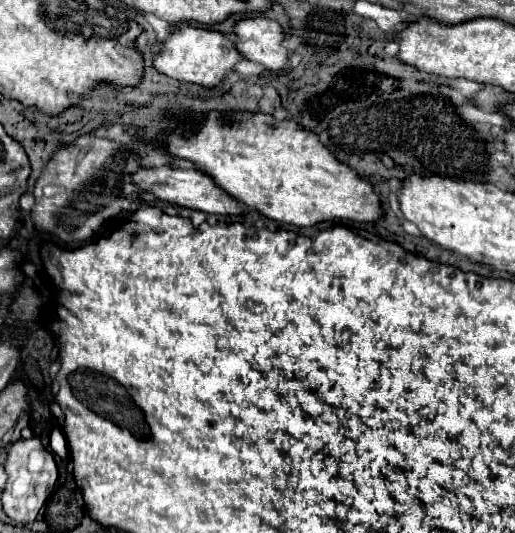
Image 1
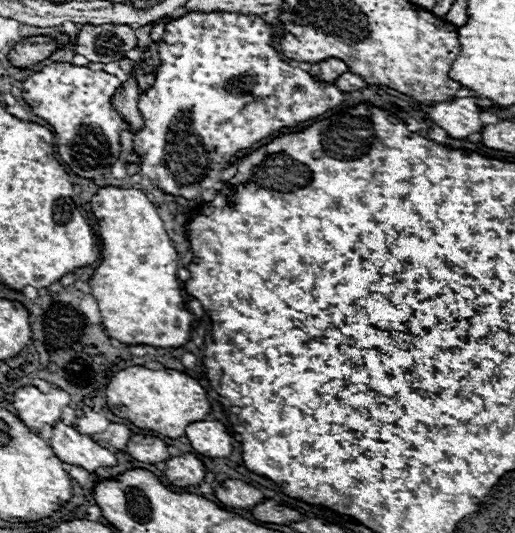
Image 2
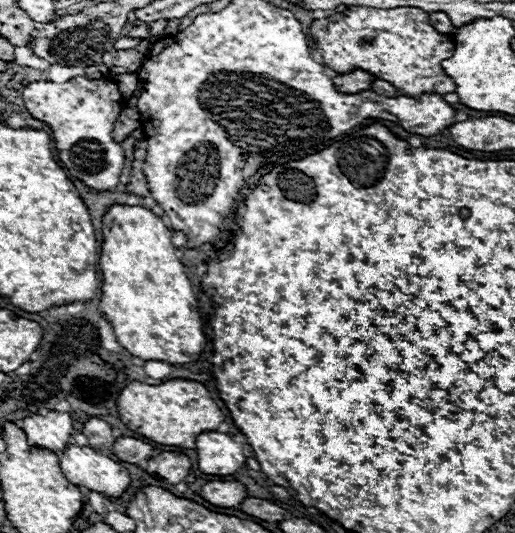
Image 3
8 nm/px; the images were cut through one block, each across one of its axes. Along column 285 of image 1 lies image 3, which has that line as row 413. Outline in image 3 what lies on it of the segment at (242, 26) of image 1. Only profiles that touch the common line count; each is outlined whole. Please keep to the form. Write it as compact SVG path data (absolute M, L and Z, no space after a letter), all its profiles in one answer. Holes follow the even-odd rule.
M50 410L46 416L32 414L24 418L24 428L28 436L28 444L36 448L46 448L52 452L62 452L70 442L72 434L72 418L66 412Z

